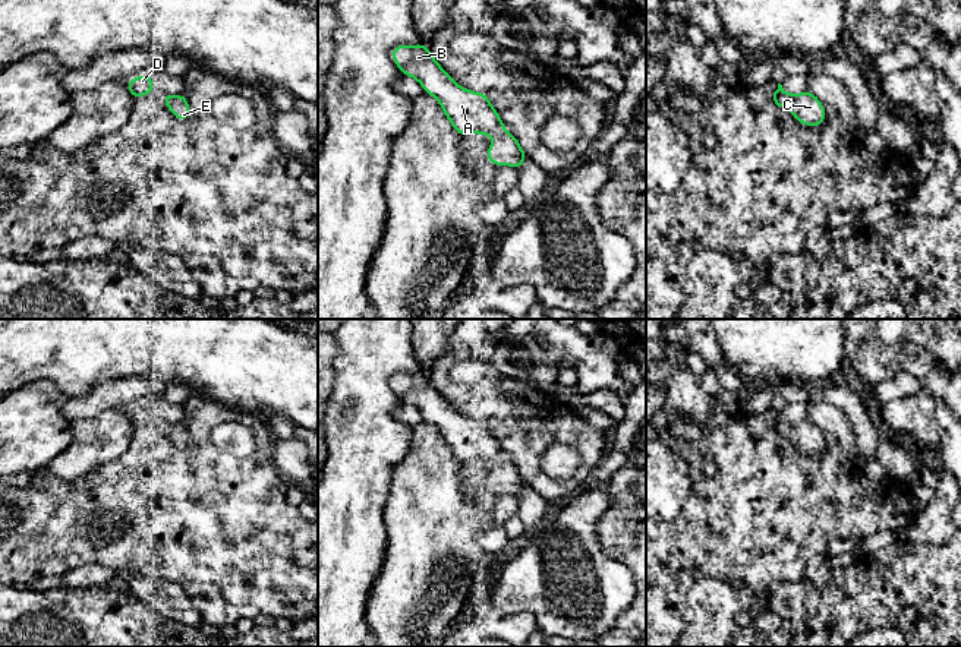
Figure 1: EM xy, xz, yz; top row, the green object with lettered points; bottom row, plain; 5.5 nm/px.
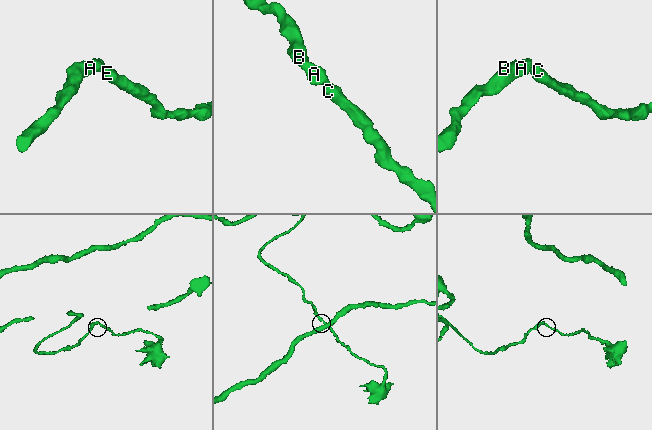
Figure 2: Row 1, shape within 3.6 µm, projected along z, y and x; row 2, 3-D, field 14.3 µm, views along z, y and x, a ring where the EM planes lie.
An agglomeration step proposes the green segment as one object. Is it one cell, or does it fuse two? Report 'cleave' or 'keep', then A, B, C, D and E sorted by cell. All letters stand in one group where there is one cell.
keep | A B C D E

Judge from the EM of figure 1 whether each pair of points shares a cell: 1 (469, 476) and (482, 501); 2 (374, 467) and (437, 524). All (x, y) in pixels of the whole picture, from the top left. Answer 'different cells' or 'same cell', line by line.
1: same cell
2: different cells

